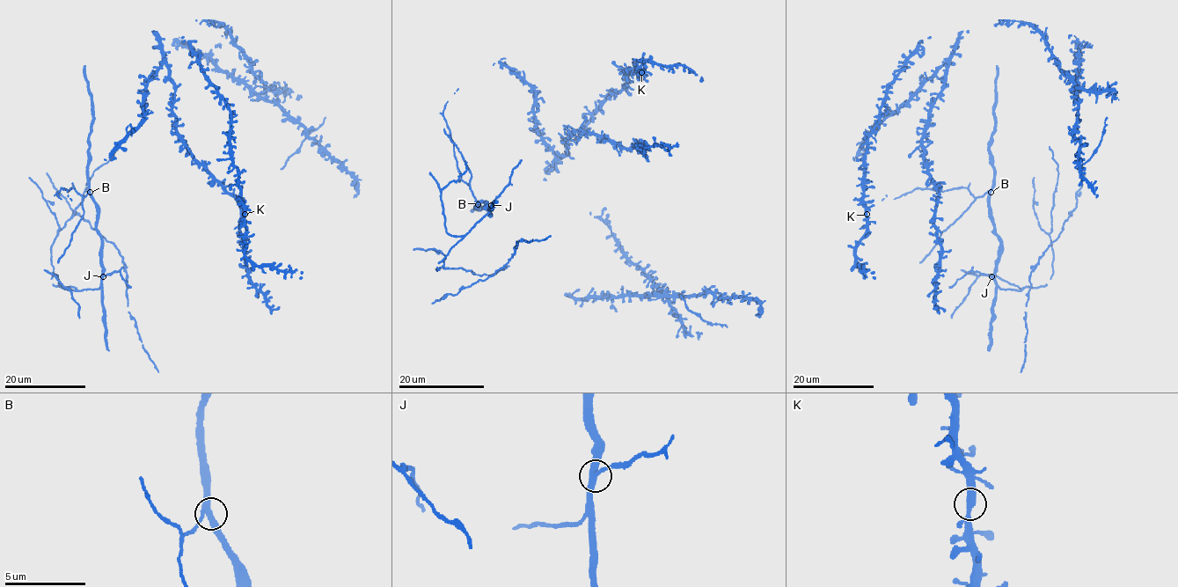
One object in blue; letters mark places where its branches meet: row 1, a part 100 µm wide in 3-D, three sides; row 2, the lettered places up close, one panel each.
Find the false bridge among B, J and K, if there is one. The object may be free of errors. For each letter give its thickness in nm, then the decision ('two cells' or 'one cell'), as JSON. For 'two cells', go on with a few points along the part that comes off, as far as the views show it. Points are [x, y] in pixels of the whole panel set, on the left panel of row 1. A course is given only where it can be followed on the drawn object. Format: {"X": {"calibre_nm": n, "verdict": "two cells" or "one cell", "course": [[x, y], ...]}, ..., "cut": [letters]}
{"B": {"calibre_nm": 360, "verdict": "one cell"}, "J": {"calibre_nm": 340, "verdict": "one cell"}, "K": {"calibre_nm": 320, "verdict": "one cell"}, "cut": []}

